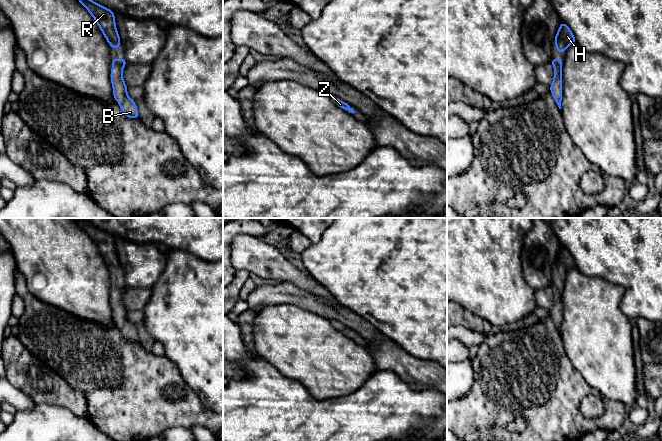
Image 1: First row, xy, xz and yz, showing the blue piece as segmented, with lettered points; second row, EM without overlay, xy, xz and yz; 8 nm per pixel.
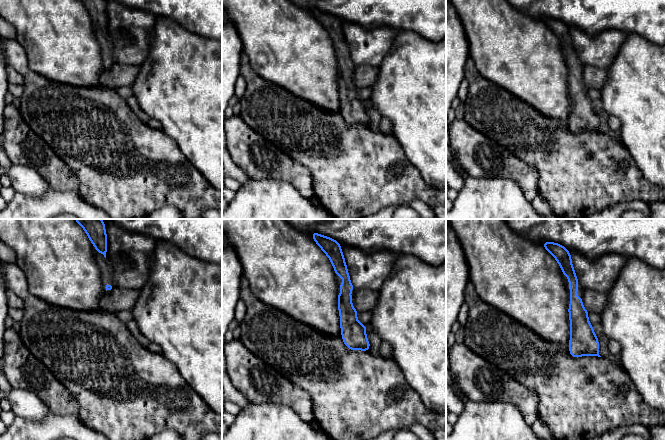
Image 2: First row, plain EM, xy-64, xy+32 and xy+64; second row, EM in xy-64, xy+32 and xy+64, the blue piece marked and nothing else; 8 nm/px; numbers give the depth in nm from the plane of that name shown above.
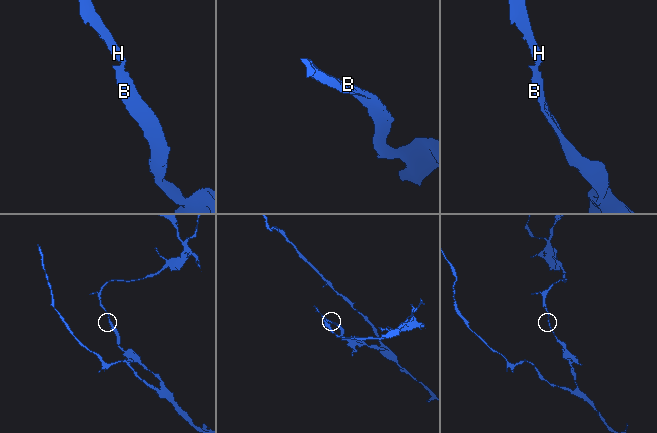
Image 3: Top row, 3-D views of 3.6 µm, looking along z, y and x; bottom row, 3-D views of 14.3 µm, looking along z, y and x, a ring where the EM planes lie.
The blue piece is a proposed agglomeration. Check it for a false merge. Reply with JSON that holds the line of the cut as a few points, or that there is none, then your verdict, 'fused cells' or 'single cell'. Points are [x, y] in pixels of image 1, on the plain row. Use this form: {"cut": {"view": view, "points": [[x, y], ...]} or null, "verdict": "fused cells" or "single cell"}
{"cut": null, "verdict": "single cell"}

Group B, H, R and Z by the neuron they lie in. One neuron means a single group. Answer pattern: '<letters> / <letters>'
B H R Z

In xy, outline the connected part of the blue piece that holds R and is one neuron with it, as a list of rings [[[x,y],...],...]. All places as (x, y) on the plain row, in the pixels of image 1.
[[[77,219],[77,224],[90,236],[111,271],[118,273],[122,268],[116,253],[114,236],[85,220]]]

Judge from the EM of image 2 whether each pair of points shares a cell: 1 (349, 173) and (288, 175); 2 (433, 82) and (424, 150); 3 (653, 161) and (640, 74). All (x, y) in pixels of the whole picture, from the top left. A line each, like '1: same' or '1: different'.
1: different
2: same
3: same

